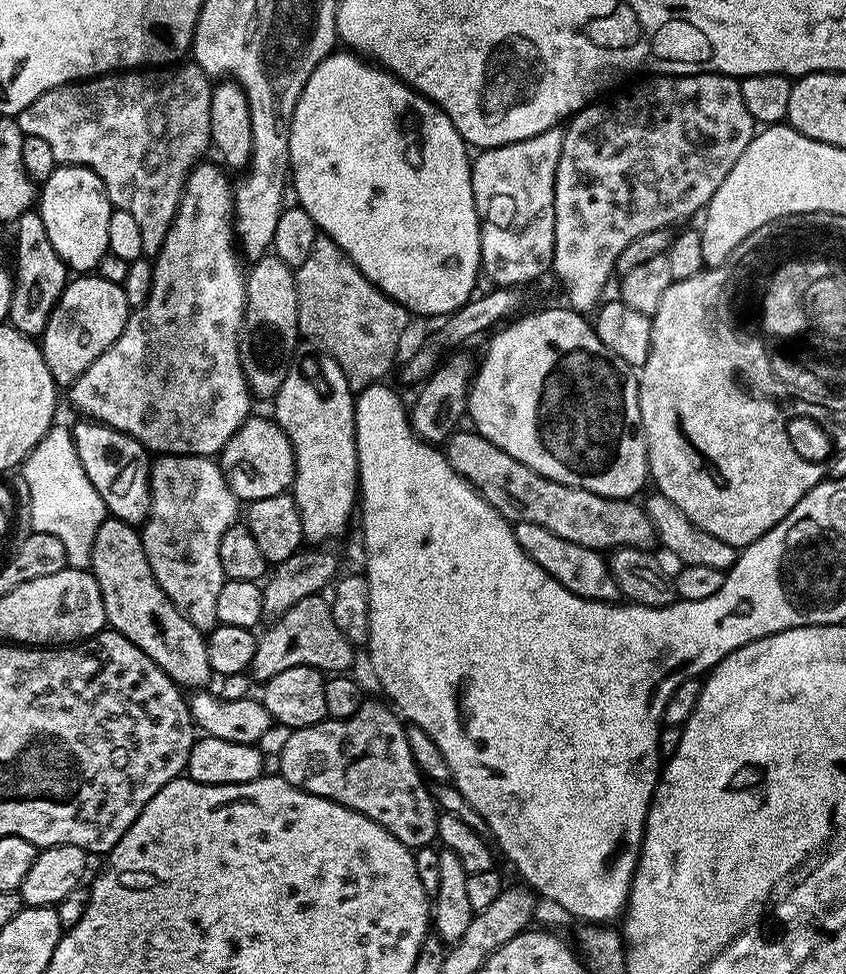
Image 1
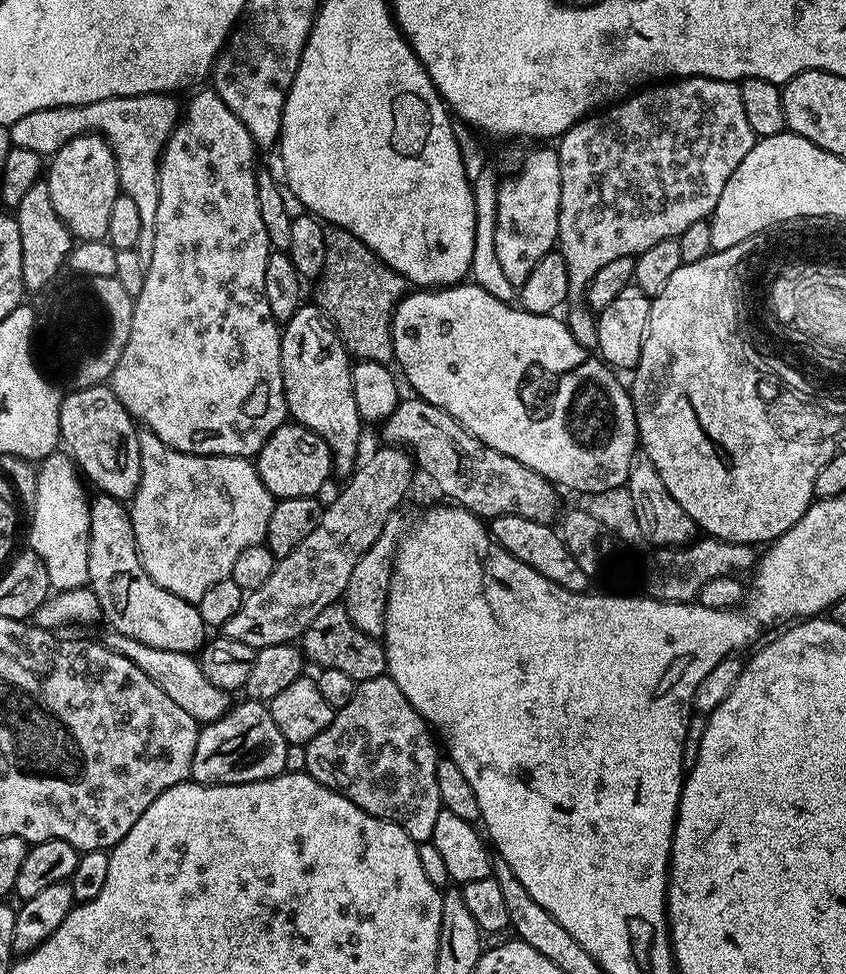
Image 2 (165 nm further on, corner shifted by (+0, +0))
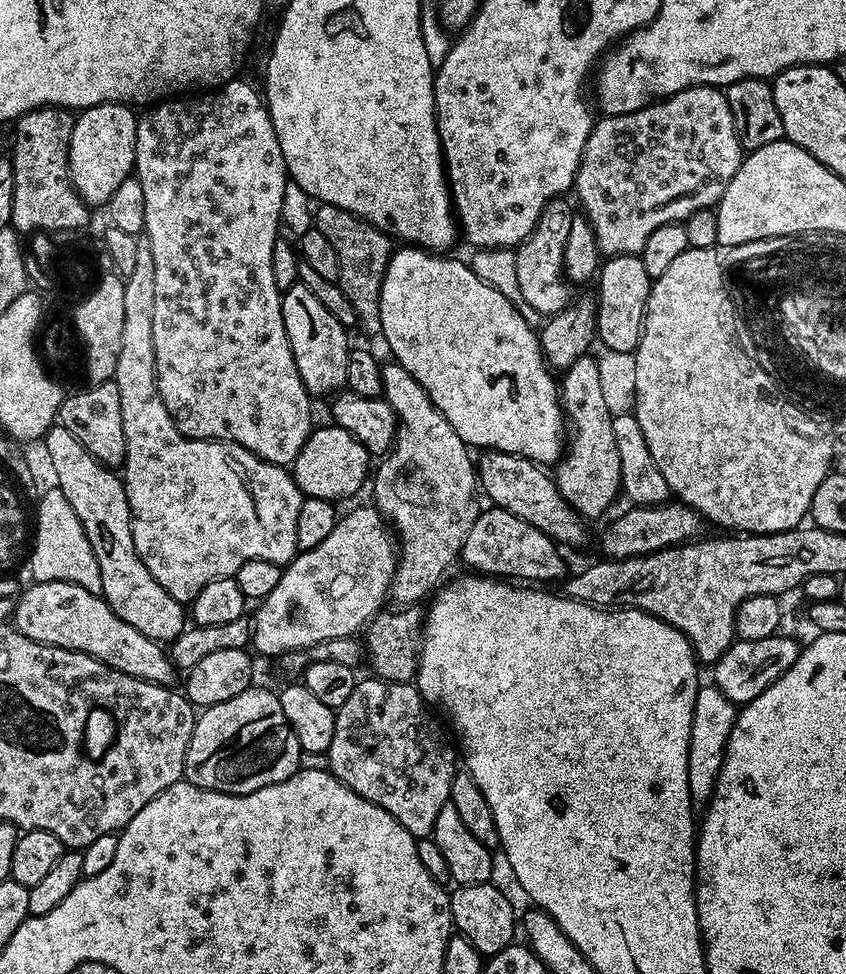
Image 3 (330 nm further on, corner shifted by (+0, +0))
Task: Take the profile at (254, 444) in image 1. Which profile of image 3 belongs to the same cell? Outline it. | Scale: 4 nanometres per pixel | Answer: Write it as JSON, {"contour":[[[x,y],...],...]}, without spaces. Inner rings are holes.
{"contour":[[[325,424],[325,428],[313,427],[302,450],[298,450],[298,458],[290,465],[290,471],[305,497],[341,502],[354,495],[363,484],[365,487],[370,476],[370,453],[358,438],[354,438],[354,434],[342,430],[337,424]]]}

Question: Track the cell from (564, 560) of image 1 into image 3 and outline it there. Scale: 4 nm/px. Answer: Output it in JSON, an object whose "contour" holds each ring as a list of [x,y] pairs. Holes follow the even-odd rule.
{"contour":[[[488,506],[481,511],[470,534],[466,534],[459,559],[465,560],[473,573],[493,578],[511,578],[516,582],[559,581],[565,575],[564,556],[560,552],[563,552],[561,545],[538,530],[538,526],[530,526],[530,522],[518,518],[510,510]]]}

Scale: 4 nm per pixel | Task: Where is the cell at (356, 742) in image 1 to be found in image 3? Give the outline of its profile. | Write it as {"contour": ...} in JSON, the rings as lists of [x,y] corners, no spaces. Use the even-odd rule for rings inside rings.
{"contour":[[[361,679],[354,686],[354,694],[350,694],[350,698],[336,709],[334,739],[326,753],[327,771],[354,790],[354,794],[374,802],[374,806],[382,806],[382,810],[390,813],[411,836],[431,837],[438,810],[449,804],[450,786],[458,771],[457,749],[453,745],[452,749],[444,741],[439,726],[432,721],[433,713],[424,703],[415,683],[396,684],[392,680],[371,679]]]}

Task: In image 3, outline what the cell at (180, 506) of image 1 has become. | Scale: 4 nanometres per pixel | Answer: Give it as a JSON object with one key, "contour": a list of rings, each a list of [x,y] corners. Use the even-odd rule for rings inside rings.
{"contour":[[[147,238],[140,240],[138,246],[138,262],[134,265],[134,271],[124,281],[125,311],[122,325],[122,350],[118,350],[118,366],[114,382],[118,386],[118,398],[122,406],[122,434],[126,434],[126,454],[122,465],[122,479],[124,489],[128,495],[128,505],[132,511],[132,537],[134,538],[134,550],[138,550],[138,558],[154,574],[158,586],[166,590],[179,602],[187,605],[206,586],[206,582],[214,582],[223,576],[235,577],[238,566],[242,562],[251,560],[265,560],[281,566],[287,565],[293,556],[297,555],[296,534],[298,532],[298,510],[302,510],[302,502],[305,495],[300,491],[295,478],[287,467],[271,464],[265,460],[259,460],[250,450],[232,443],[231,440],[192,440],[184,436],[178,430],[174,418],[170,418],[170,410],[162,402],[162,398],[156,389],[156,363],[154,362],[154,254],[150,254],[150,242]]]}

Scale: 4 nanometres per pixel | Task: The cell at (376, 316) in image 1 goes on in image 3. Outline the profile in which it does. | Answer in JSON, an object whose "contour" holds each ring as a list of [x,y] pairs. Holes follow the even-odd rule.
{"contour":[[[320,204],[314,212],[314,226],[322,234],[326,234],[330,246],[338,253],[340,267],[339,285],[345,292],[350,305],[356,311],[359,327],[364,327],[374,334],[380,332],[380,291],[388,263],[394,251],[394,240],[391,235],[378,230],[370,222],[350,214],[350,210],[342,210],[342,206]]]}

